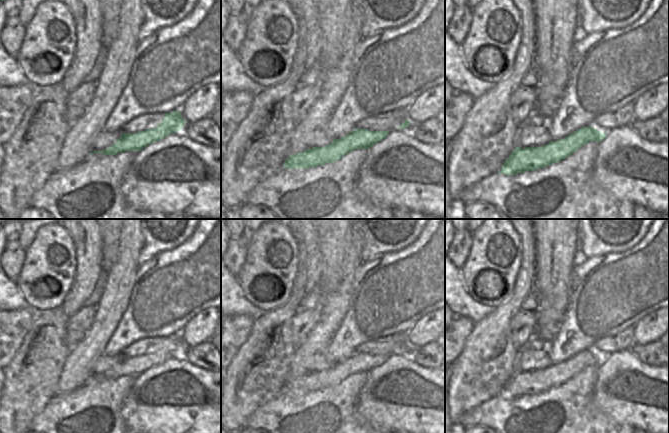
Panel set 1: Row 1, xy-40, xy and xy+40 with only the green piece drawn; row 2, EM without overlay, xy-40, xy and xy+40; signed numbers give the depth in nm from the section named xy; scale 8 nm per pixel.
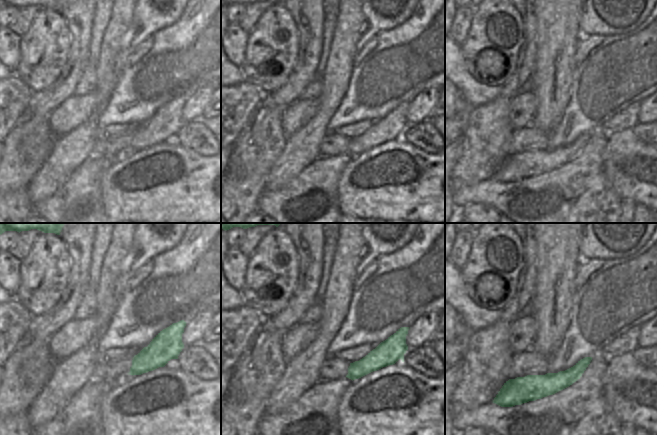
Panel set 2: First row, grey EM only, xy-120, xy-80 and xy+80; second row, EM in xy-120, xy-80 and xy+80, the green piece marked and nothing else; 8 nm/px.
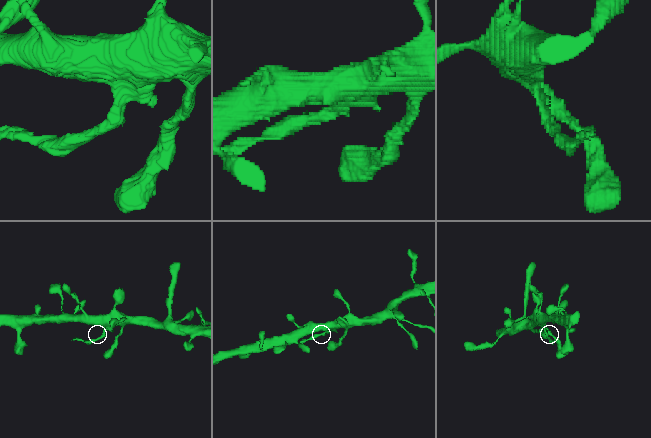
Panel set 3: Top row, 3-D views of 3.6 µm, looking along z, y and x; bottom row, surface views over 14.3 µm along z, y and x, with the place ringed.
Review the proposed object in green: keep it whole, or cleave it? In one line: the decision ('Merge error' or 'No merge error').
Merge error

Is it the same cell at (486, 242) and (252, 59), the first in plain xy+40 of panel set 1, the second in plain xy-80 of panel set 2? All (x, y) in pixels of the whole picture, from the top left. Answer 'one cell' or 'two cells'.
one cell

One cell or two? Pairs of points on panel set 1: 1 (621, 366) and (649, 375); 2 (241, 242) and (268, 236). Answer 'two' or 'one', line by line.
1: one
2: two

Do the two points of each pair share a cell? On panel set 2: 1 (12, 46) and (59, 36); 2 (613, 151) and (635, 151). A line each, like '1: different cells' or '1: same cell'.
1: different cells
2: same cell

